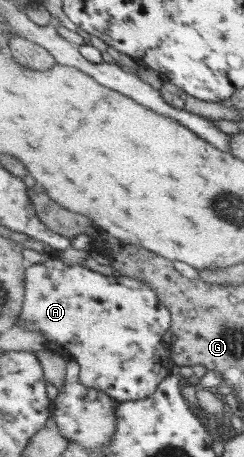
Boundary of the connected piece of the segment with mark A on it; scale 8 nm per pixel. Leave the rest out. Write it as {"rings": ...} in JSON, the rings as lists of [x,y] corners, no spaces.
{"rings":[[[55,253],[41,254],[40,263],[27,265],[26,294],[19,325],[39,330],[47,340],[67,347],[79,362],[81,383],[89,389],[107,393],[119,402],[142,400],[153,395],[167,377],[167,357],[169,373],[177,367],[176,361],[171,361],[171,355],[167,355],[171,353],[171,344],[163,339],[171,327],[171,310],[163,305],[157,290],[137,278],[102,275],[81,262],[68,265]]]}

